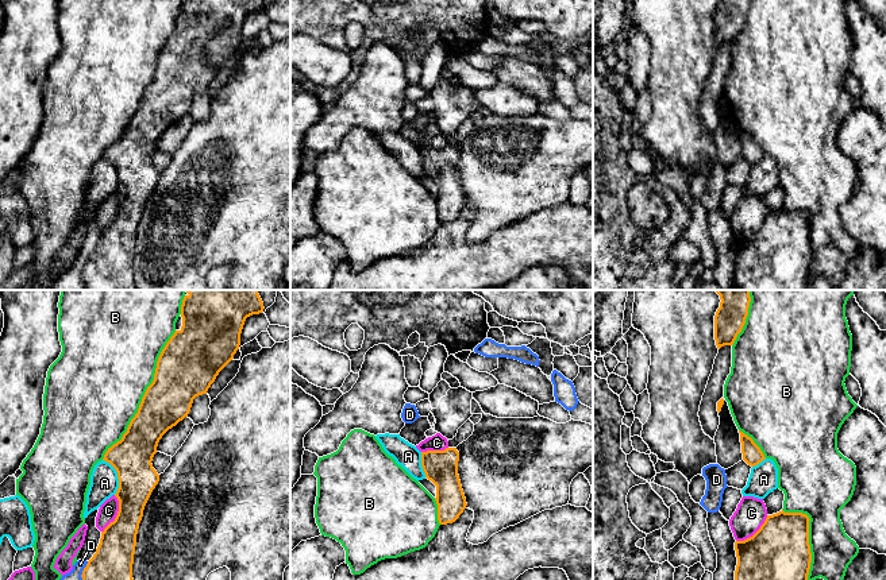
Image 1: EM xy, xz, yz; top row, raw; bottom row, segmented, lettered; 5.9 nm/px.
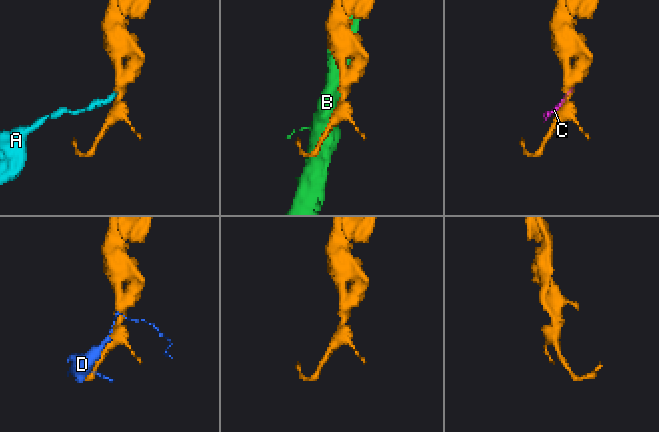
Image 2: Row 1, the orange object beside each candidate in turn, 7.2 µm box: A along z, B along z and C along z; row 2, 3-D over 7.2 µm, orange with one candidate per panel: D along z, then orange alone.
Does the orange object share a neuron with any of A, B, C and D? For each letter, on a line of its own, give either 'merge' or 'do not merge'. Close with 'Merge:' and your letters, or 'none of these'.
A: do not merge
B: do not merge
C: do not merge
D: do not merge
Merge: none of these

